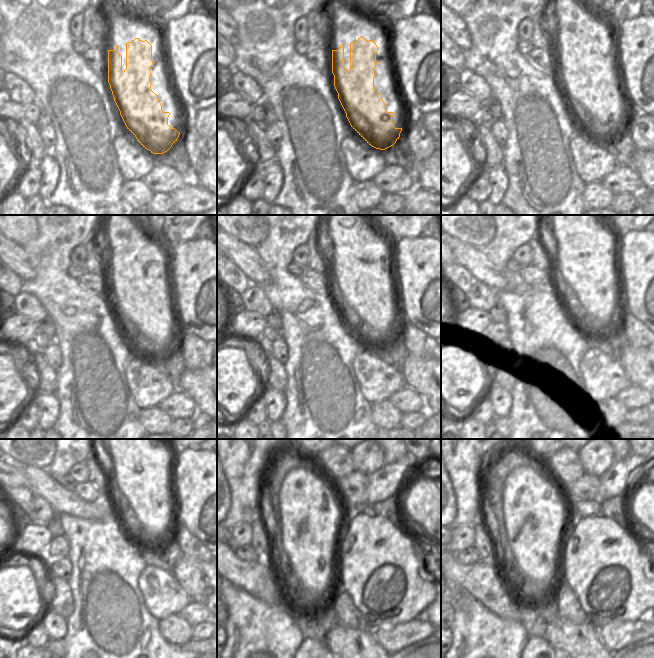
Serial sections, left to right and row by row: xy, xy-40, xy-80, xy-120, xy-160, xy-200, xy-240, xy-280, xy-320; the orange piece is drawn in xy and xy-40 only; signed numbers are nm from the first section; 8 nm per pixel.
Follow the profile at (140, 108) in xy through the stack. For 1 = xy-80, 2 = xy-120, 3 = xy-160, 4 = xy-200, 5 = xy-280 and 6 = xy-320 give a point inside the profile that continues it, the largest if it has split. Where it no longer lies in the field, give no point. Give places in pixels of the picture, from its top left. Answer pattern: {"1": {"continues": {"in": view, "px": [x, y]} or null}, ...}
{"1": {"continues": {"in": "xy-80", "px": [590, 109]}}, "2": {"continues": {"in": "xy-120", "px": [141, 329]}}, "3": {"continues": {"in": "xy-160", "px": [371, 336]}}, "4": {"continues": {"in": "xy-200", "px": [587, 276]}}, "5": {"continues": {"in": "xy-280", "px": [308, 508]}}, "6": {"continues": {"in": "xy-320", "px": [534, 510]}}}

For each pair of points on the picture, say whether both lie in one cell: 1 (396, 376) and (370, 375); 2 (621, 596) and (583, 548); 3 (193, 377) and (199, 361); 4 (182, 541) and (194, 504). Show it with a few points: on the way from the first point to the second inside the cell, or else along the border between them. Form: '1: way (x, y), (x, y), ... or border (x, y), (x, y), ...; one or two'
1: border (368, 364), (378, 366), (395, 383), (397, 390); two
2: way (611, 584), (605, 570), (595, 560); one
3: border (206, 367), (186, 370); two
4: border (176, 531), (187, 530), (203, 546); two

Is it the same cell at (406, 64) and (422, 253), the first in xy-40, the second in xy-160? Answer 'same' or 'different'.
same

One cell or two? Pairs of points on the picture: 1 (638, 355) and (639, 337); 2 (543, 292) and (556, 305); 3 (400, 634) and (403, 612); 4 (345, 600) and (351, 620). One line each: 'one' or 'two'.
1: two
2: one
3: two
4: one

